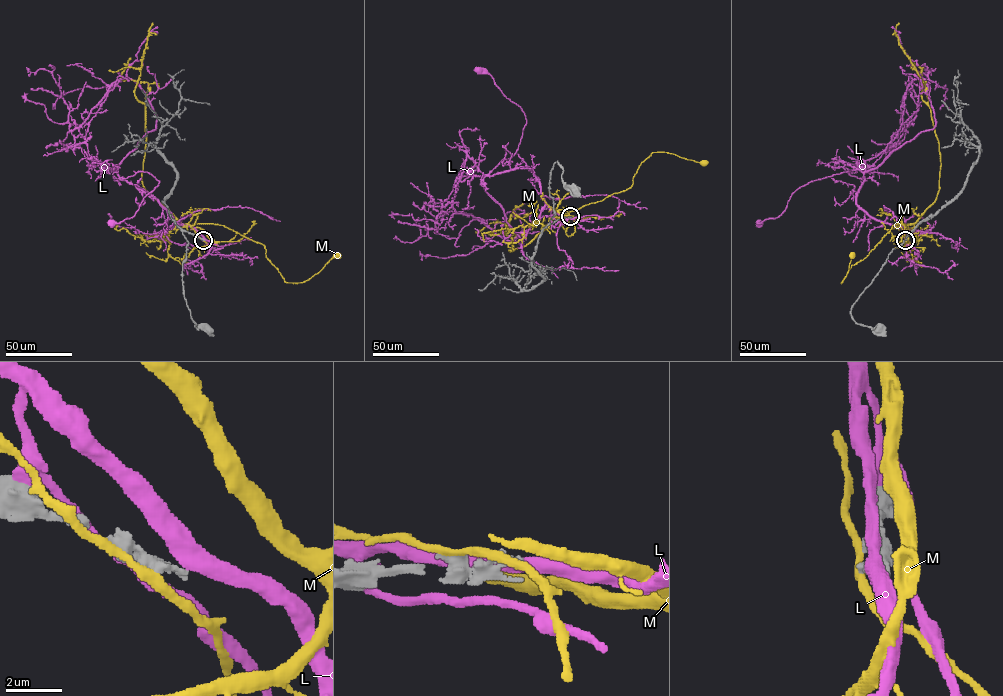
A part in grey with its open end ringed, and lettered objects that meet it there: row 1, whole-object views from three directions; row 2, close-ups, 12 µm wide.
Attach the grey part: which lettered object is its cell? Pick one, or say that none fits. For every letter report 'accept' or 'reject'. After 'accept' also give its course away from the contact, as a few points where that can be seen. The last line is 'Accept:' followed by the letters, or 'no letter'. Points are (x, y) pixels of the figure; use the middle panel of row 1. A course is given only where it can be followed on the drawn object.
L: reject
M: reject
Accept: no letter

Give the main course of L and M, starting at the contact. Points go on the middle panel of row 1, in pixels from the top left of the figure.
L: (572, 216), (553, 211), (527, 167), (489, 175), (517, 148), (526, 120), (492, 77), (478, 70)
M: (570, 216), (558, 211), (553, 215), (557, 217), (630, 188), (638, 167), (653, 152), (667, 152), (703, 163)

